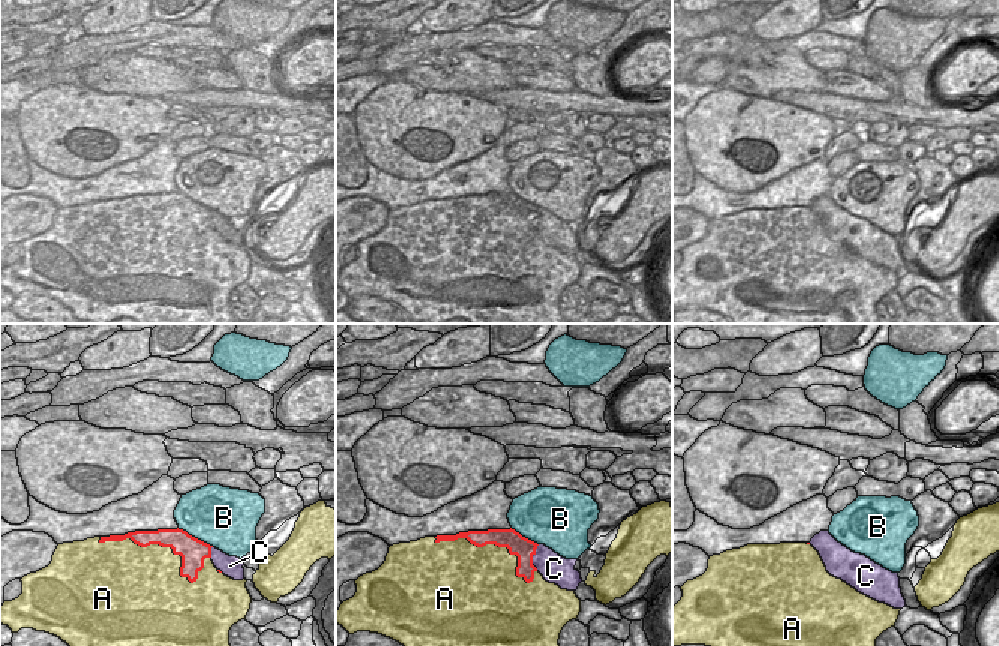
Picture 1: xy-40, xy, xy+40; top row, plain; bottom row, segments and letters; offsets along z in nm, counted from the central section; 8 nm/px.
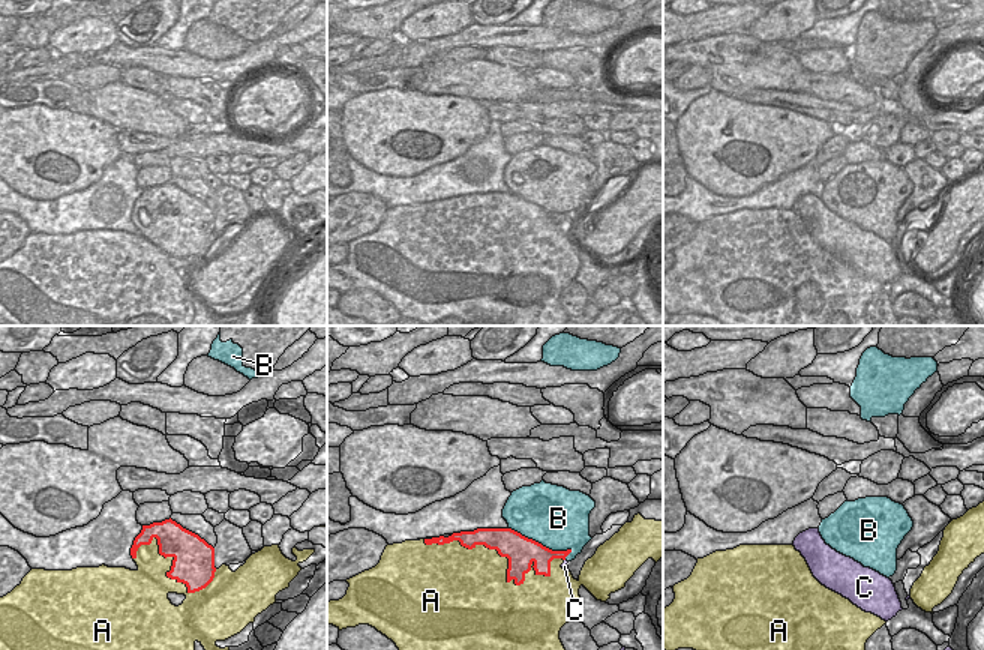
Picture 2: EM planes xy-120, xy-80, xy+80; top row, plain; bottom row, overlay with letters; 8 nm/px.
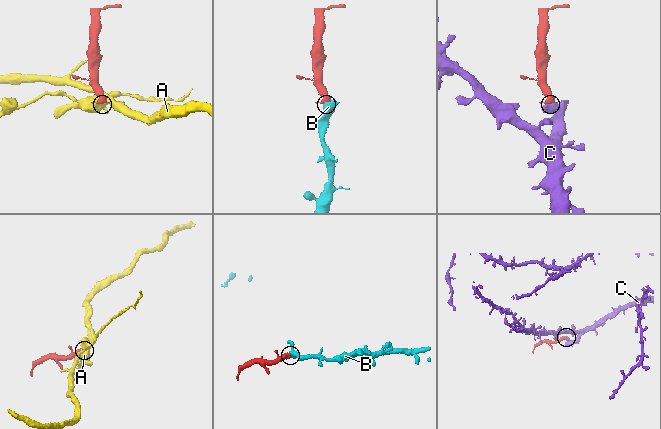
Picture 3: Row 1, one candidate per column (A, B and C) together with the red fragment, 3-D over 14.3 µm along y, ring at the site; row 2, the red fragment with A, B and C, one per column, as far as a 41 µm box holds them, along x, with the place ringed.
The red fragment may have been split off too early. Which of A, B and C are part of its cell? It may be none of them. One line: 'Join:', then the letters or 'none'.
Join: B

